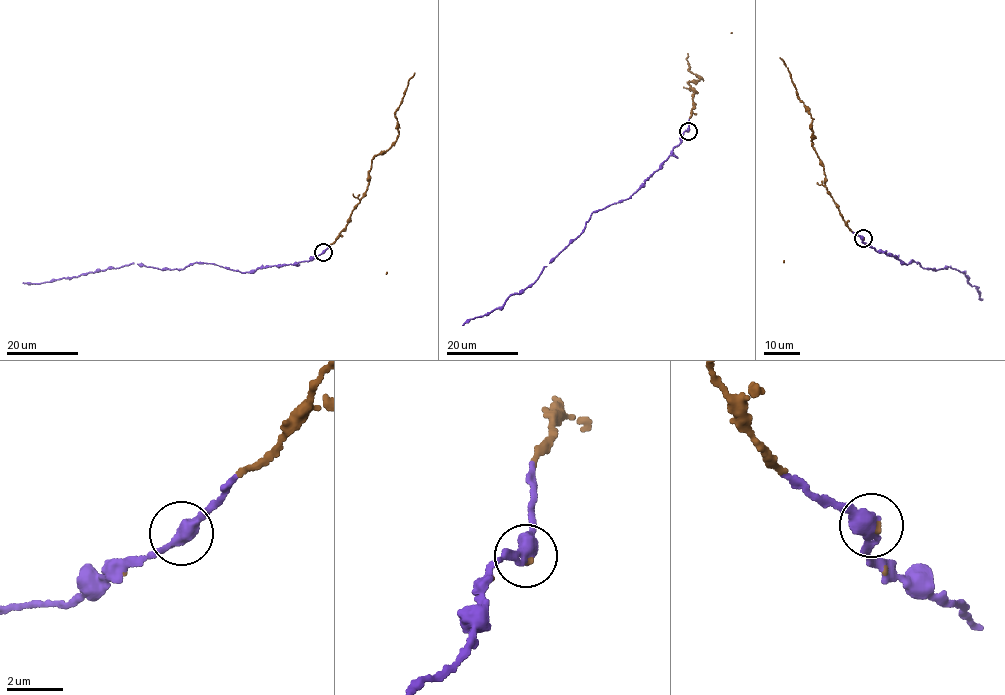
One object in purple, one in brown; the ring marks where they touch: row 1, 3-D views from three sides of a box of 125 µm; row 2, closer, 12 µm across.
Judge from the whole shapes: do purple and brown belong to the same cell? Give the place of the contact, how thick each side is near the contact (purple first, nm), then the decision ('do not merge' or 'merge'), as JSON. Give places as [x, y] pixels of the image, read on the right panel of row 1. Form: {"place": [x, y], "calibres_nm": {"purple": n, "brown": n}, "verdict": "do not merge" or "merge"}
{"place": [863, 238], "calibres_nm": {"purple": 400, "brown": 190}, "verdict": "merge"}

